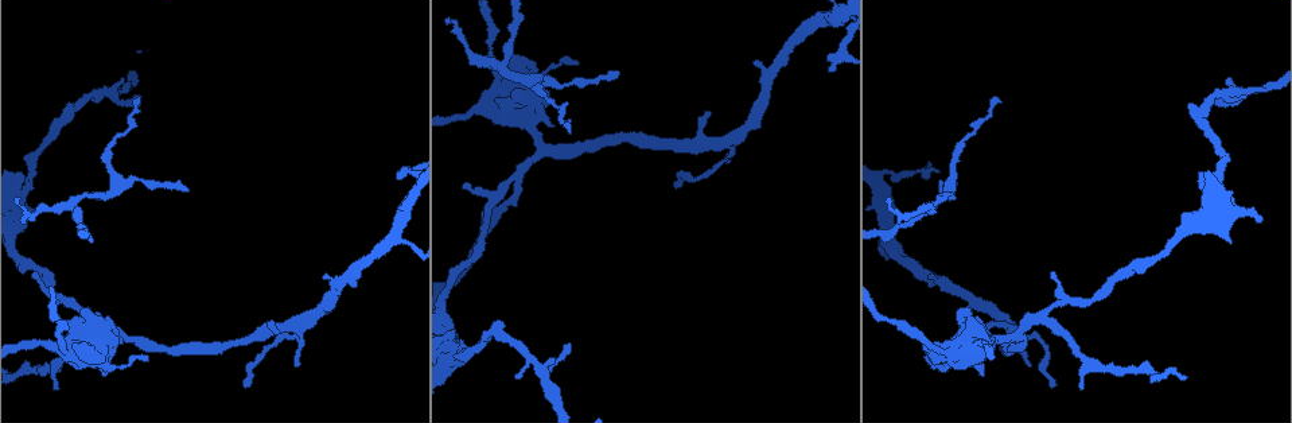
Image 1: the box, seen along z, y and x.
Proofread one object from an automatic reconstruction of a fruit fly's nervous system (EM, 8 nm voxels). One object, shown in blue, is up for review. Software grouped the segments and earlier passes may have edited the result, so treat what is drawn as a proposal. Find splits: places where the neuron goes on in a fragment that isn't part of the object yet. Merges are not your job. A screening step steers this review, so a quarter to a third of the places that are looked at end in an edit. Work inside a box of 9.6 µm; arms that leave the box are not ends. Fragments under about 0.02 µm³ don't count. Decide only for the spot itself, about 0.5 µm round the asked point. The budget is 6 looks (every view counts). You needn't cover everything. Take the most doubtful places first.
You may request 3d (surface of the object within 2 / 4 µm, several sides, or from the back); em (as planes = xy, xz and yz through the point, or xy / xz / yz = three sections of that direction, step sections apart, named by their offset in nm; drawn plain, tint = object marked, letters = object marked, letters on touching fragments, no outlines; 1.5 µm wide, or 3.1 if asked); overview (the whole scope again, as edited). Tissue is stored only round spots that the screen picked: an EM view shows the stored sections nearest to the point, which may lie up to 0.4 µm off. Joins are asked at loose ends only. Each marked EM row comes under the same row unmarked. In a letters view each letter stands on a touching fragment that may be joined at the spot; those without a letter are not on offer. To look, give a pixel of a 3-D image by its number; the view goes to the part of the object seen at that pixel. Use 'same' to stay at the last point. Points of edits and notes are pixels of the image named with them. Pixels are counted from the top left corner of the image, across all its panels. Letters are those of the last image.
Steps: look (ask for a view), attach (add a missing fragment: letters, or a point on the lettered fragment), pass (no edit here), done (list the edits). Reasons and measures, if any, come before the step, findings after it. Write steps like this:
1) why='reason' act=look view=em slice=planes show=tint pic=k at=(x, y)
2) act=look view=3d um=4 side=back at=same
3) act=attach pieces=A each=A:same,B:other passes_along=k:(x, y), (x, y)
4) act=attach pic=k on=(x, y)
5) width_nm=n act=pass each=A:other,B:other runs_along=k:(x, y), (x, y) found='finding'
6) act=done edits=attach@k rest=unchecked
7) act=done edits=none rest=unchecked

why='stops while still wide' act=look view=em slice=xy step=4 show=letters pic=1 at=(87, 312)

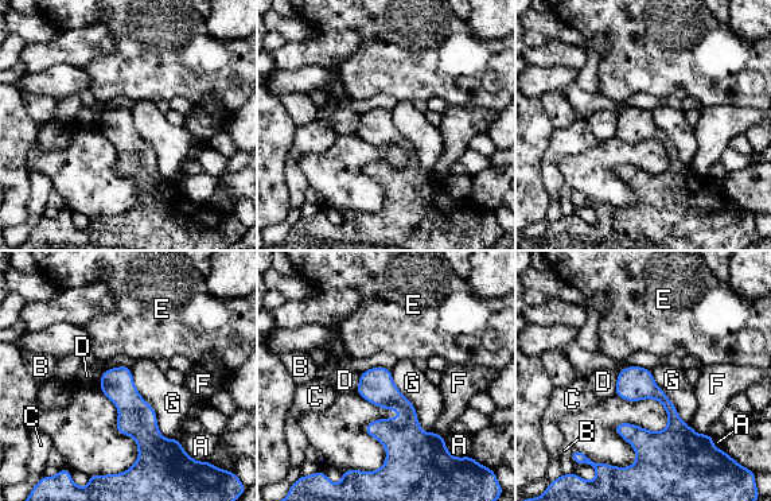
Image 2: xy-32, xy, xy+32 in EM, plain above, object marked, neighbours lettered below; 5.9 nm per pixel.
longest_contact=G:500nm act=pass each=A:other,B:other,C:other,D:other,E:other,F:other,G:other border=2:(129, 368), (159, 432), (178, 439) found='no lettered fragment goes on from it'

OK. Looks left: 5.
why='thin end' act=look view=3d um=2 pic=1 at=(514, 377)

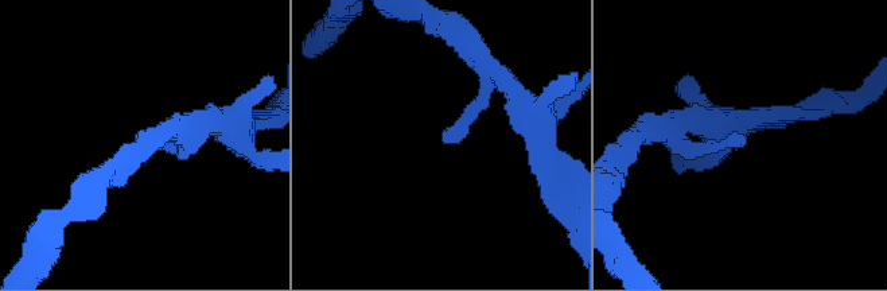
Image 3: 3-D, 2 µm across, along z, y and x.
act=look view=em slice=xz step=8 show=tint pic=3 at=(743, 136)

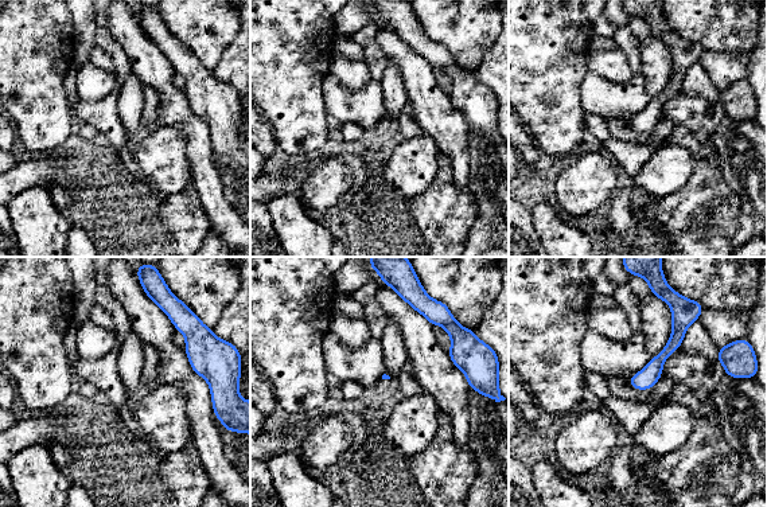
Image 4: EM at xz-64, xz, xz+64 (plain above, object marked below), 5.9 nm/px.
why='another direction' act=look view=em slice=planes show=letters at=same

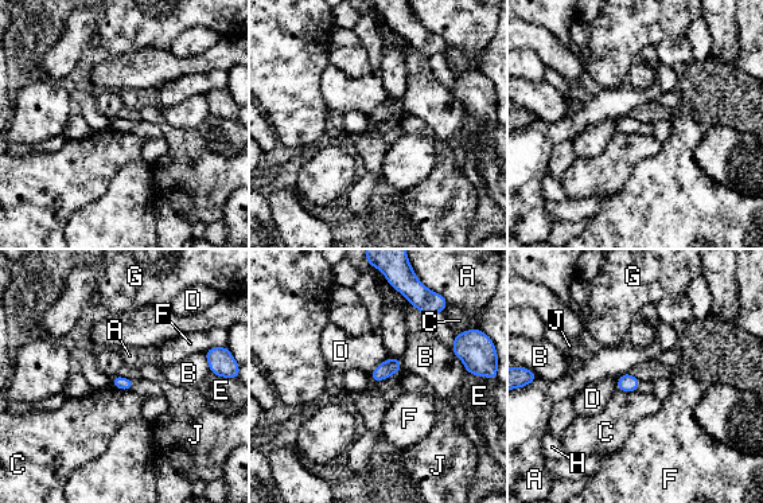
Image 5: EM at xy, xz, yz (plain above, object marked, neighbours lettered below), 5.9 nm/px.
act=pass each=A:other,B:other,C:other,D:other,E:other,F:other,G:other,H:other,J:other border=5:(386, 357), (369, 375) found='none of them fits'

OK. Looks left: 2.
why='tapers out' act=look view=em slice=planes show=letters pic=1 at=(938, 190)

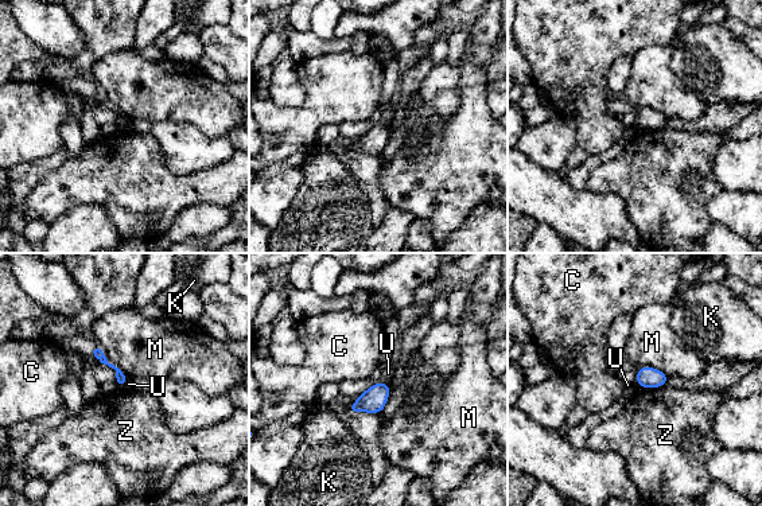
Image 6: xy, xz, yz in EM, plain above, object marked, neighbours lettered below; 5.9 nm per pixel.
act=pass each=C:other,K:other,M:other,U:other,Z:other runs_along=6:(93, 350), (119, 373), (121, 382) found='no lettered fragment goes on from it'

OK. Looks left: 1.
act=done edits=none rest=unchecked

